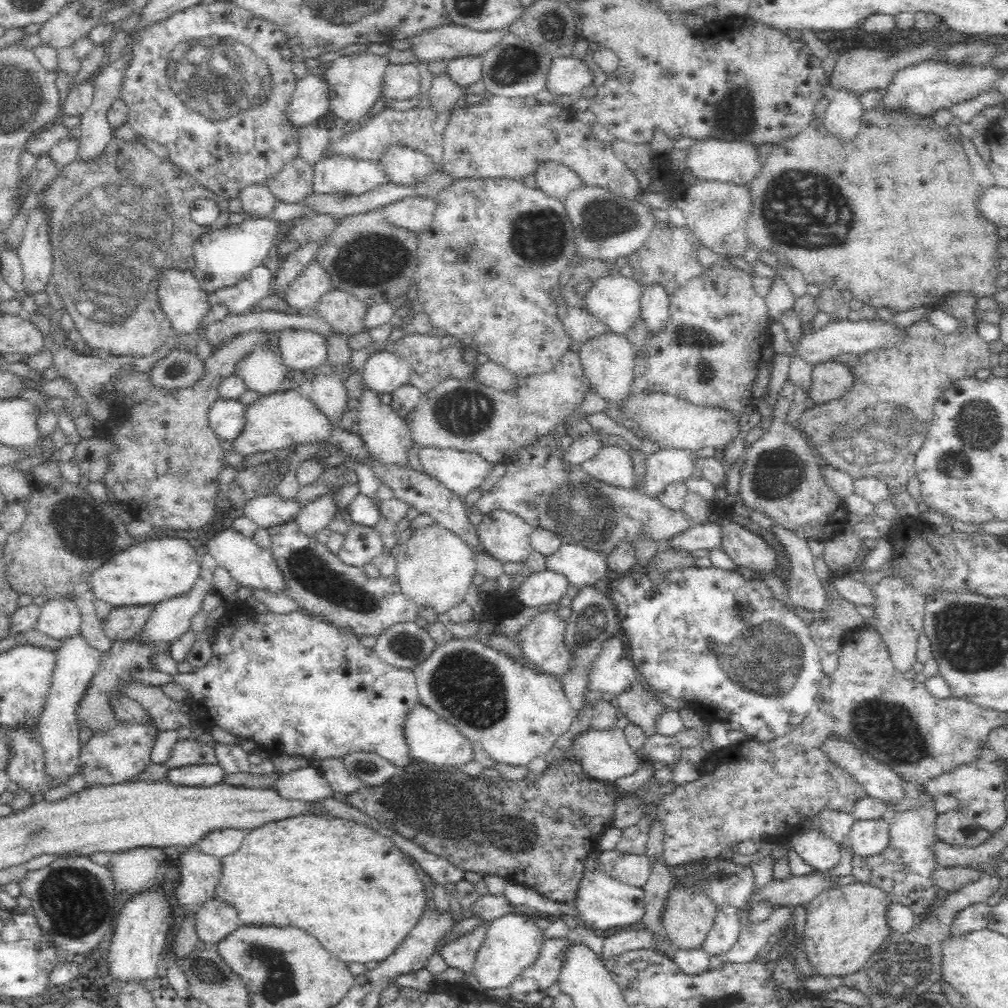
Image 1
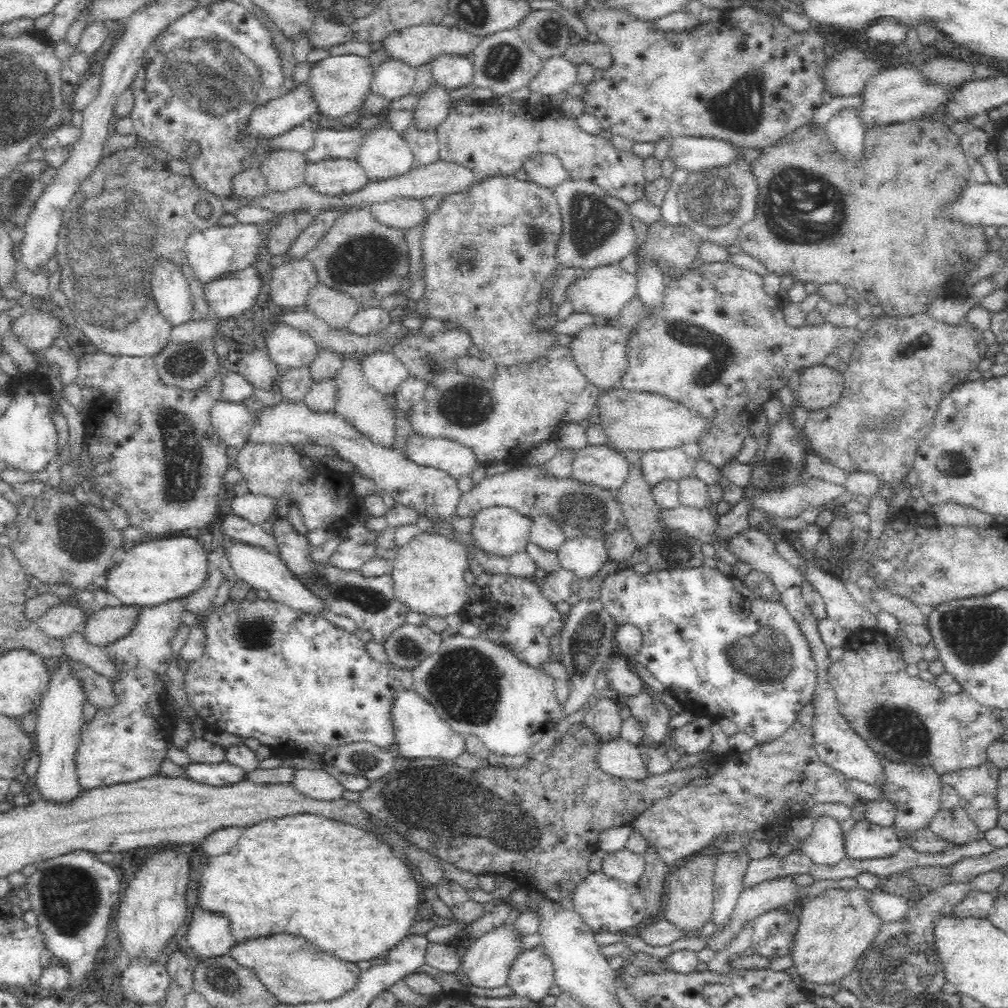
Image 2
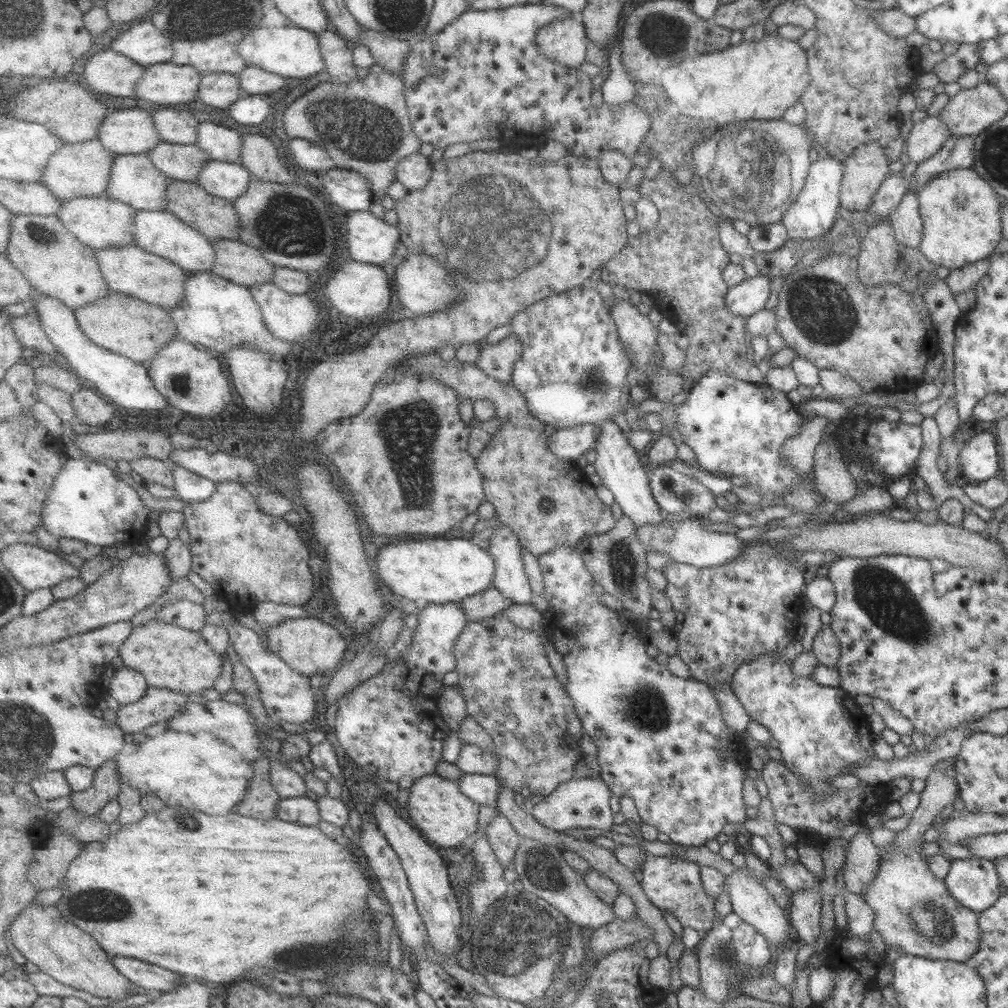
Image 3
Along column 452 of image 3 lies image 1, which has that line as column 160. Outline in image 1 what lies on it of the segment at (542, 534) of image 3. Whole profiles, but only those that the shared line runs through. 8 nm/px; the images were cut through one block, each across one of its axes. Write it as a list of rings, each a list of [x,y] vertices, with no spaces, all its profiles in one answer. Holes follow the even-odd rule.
[[[174,349],[151,368],[154,385],[164,388],[187,388],[205,376],[205,361],[195,350]]]

